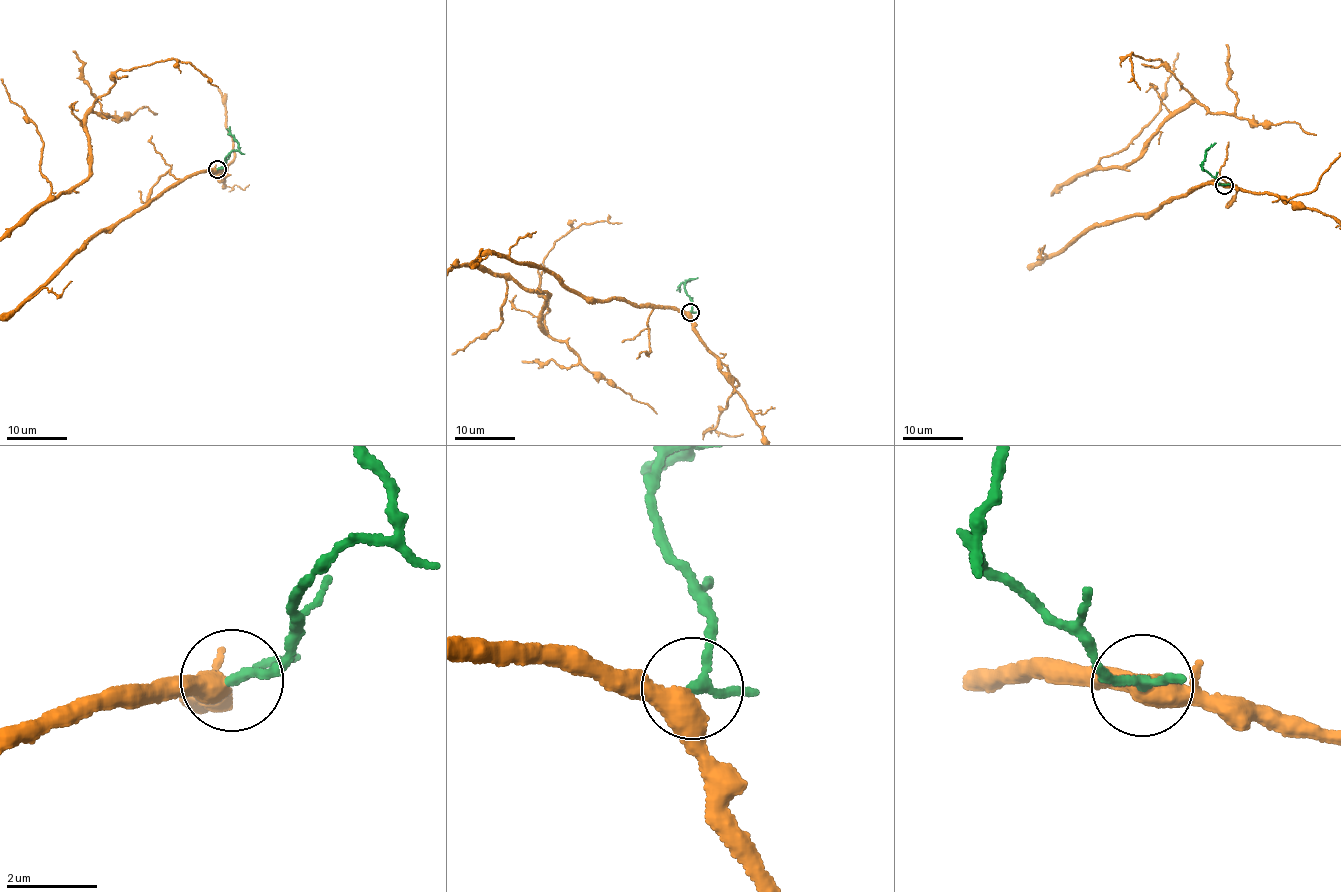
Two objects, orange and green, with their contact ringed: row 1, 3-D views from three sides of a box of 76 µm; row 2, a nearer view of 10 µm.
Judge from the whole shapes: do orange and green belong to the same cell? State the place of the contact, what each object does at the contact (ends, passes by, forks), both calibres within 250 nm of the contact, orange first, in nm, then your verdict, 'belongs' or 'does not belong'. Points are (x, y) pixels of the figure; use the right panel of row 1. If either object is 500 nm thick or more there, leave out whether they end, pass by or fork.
place (1224, 185); orange forks; green passes by; calibres 360 and 170 nm; belongs

